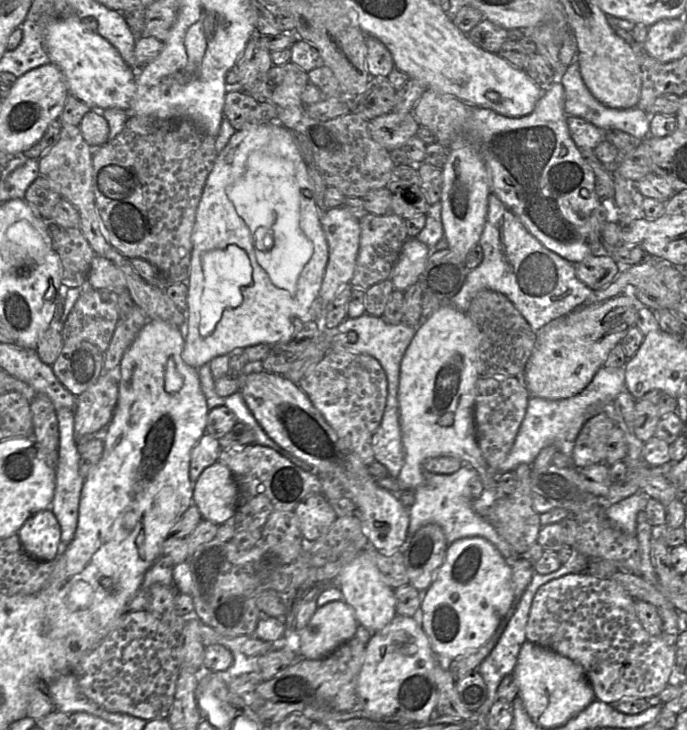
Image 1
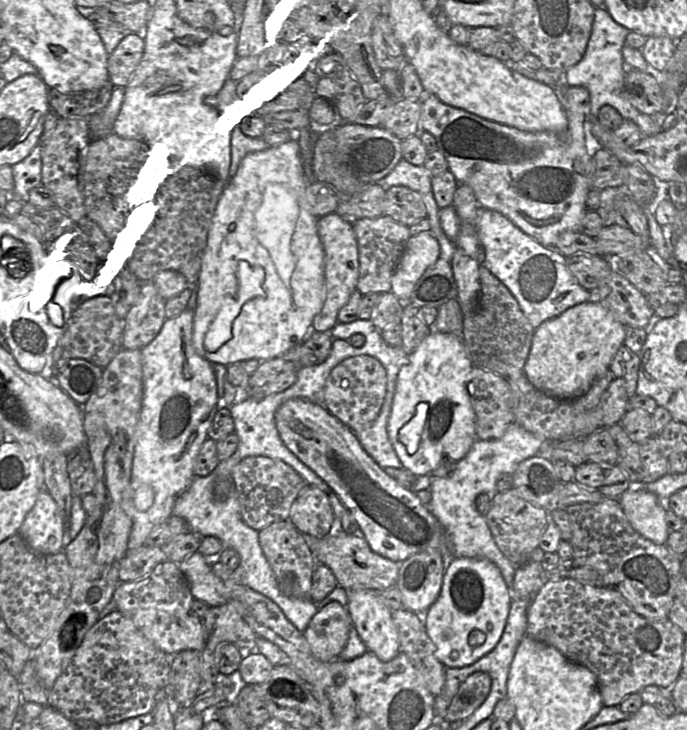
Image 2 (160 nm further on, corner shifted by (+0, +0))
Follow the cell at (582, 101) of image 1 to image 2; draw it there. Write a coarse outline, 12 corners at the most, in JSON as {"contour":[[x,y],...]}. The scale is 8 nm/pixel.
{"contour":[[596,8],[583,58],[565,72],[590,116],[615,108],[643,136],[660,131],[624,93],[629,30]]}

